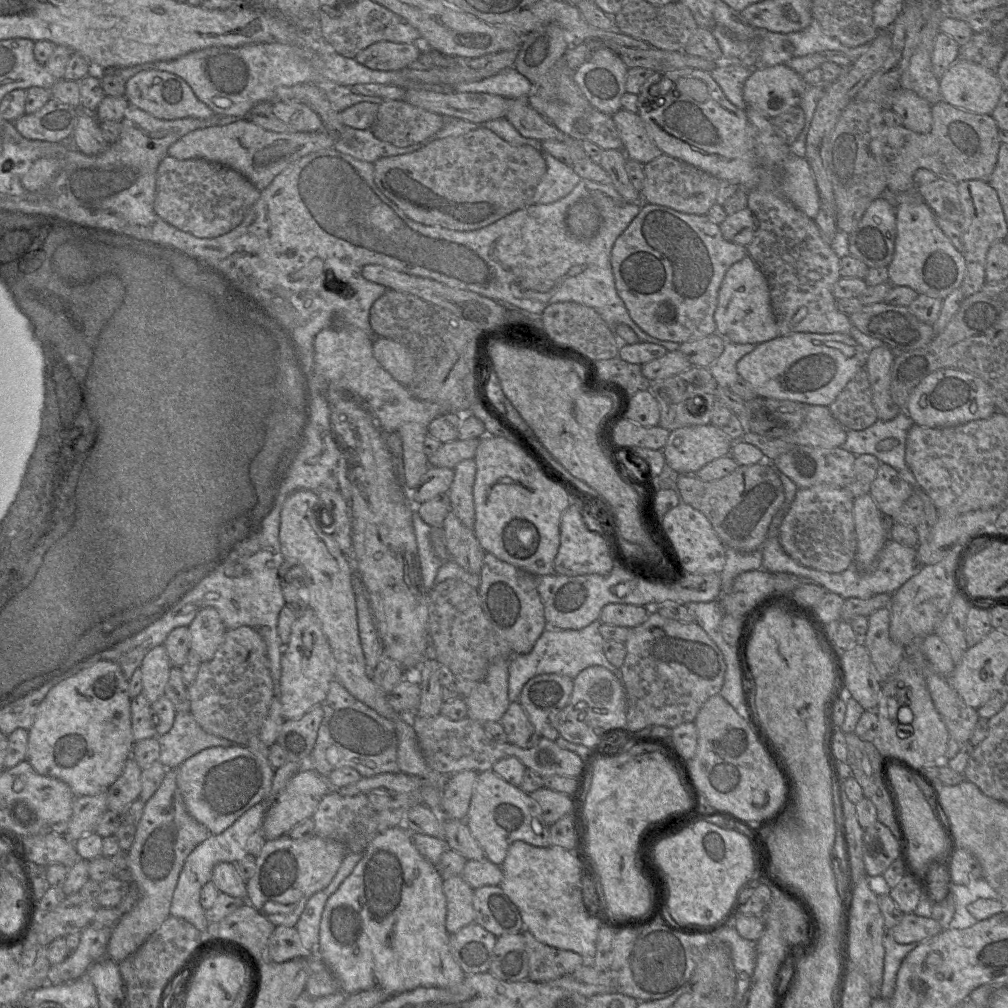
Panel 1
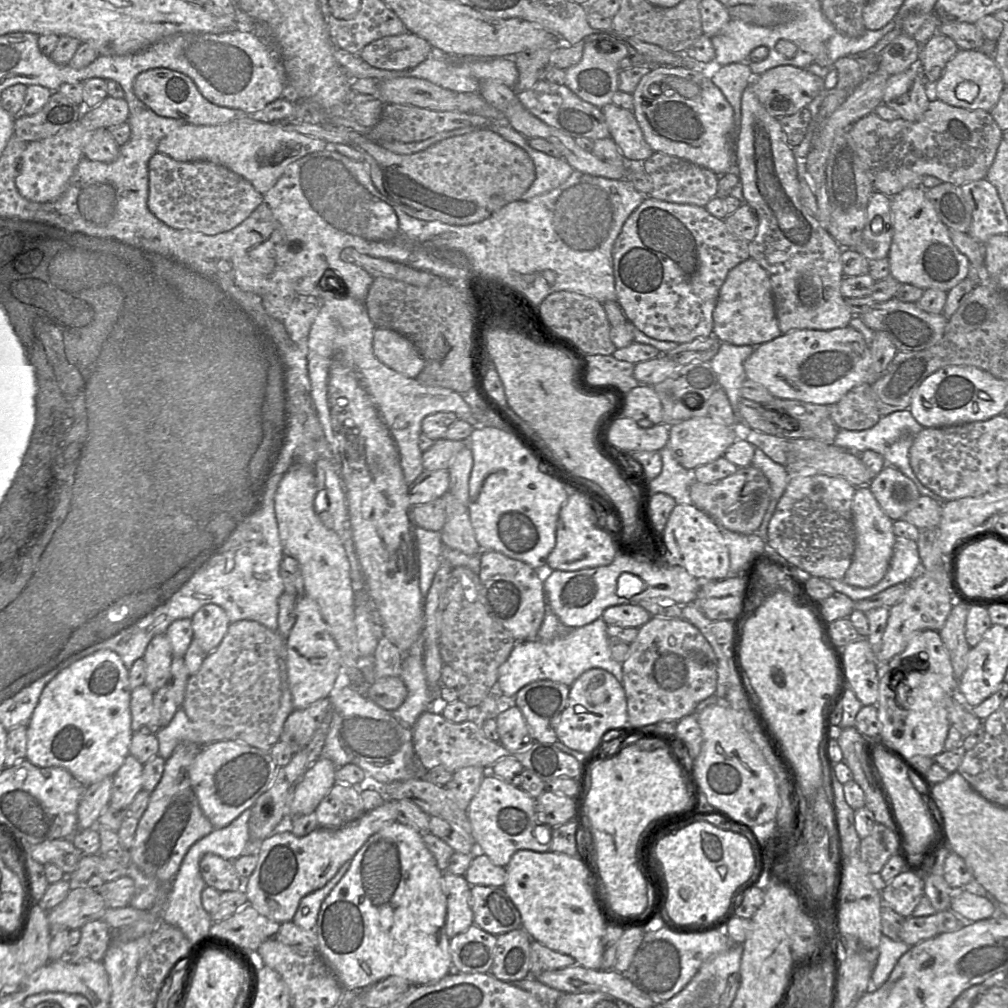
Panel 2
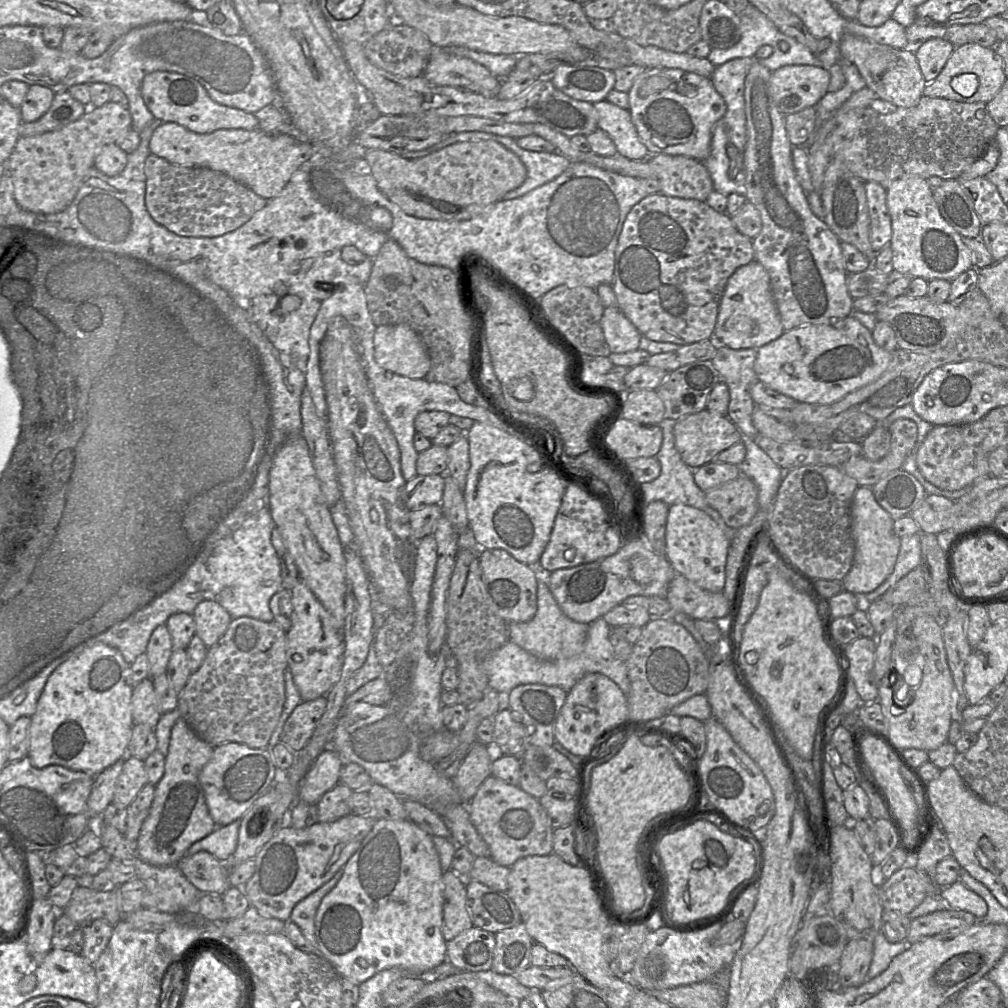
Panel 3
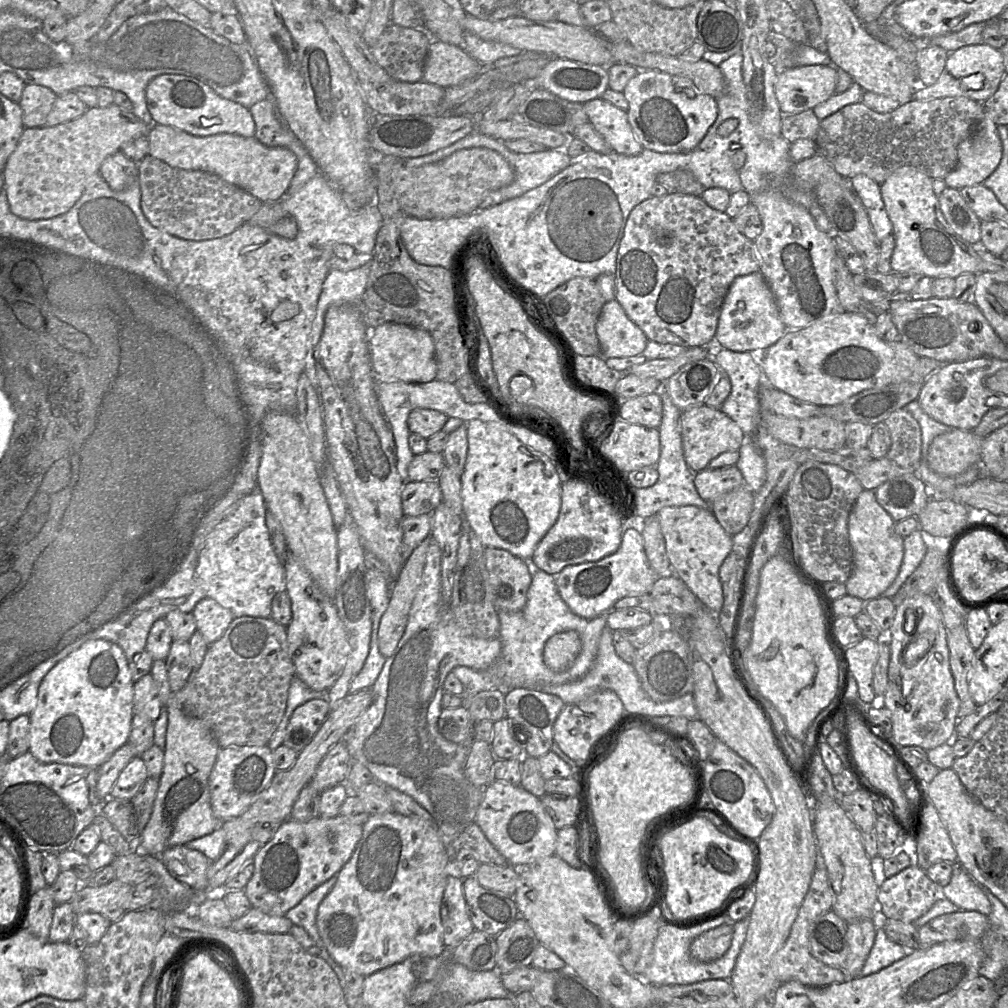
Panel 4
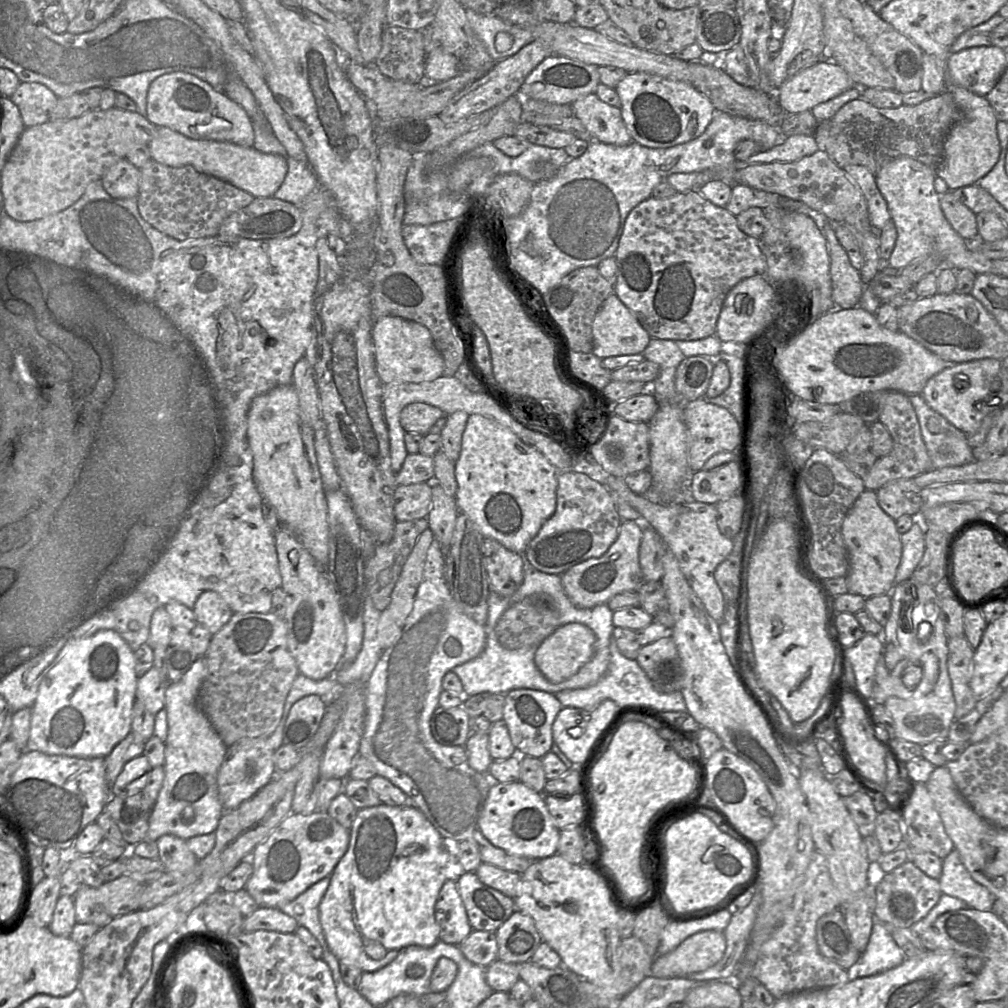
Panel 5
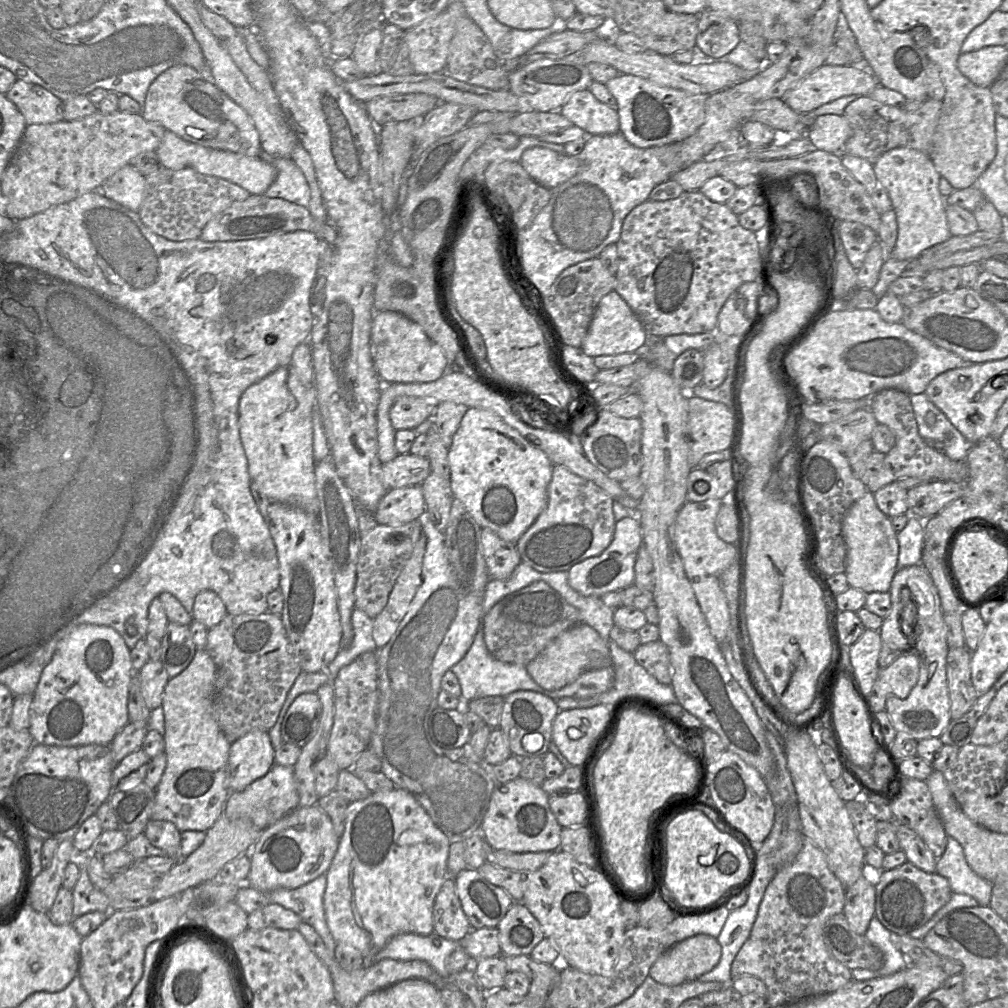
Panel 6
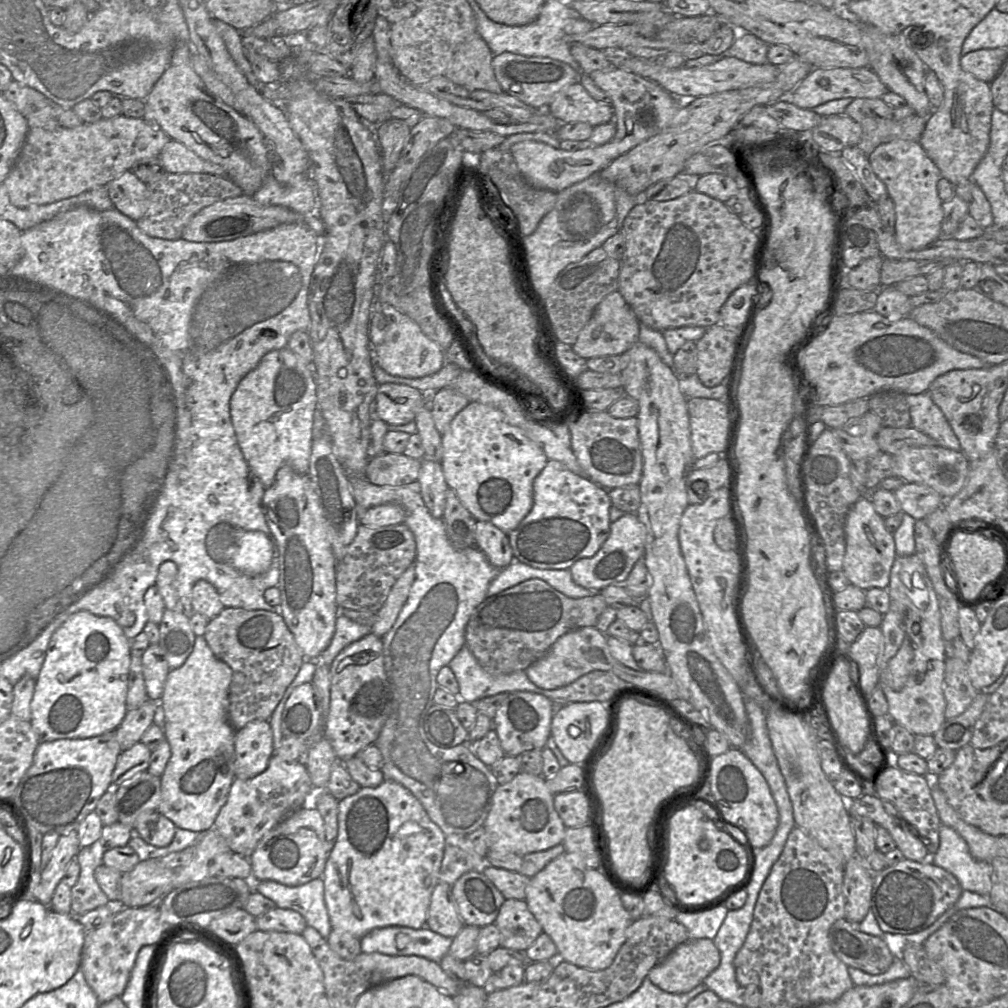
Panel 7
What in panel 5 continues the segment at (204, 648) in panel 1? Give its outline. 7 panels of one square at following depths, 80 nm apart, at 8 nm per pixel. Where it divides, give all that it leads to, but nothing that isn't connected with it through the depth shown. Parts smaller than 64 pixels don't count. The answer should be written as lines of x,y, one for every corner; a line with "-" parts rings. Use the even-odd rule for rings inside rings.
214,591
200,594
193,612
196,622
204,626
211,635
217,633
233,615
225,601

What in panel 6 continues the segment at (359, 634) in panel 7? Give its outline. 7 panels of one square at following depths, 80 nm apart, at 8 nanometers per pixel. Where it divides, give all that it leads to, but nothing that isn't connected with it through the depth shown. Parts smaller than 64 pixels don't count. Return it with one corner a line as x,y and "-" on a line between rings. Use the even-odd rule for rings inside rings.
355,608
352,613
351,623
354,631
352,643
342,648
325,669
331,680
335,679
341,668
353,662
363,653
379,650
373,639
374,621
372,618

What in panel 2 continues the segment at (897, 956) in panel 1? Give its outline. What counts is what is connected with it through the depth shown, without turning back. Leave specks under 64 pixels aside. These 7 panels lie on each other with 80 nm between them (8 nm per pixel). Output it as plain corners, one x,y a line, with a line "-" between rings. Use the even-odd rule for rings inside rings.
882,935
878,947
879,957
871,975
868,992
877,990
887,981
899,959
911,947
902,940
895,941

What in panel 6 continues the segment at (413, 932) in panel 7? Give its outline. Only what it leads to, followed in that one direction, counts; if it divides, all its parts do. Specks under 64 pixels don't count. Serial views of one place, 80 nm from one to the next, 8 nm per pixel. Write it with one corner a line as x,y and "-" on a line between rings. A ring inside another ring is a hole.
435,932
426,936
414,933
399,934
373,956
372,963
383,958
400,961
423,960
441,977
448,977
446,959
459,944
460,942
443,938

